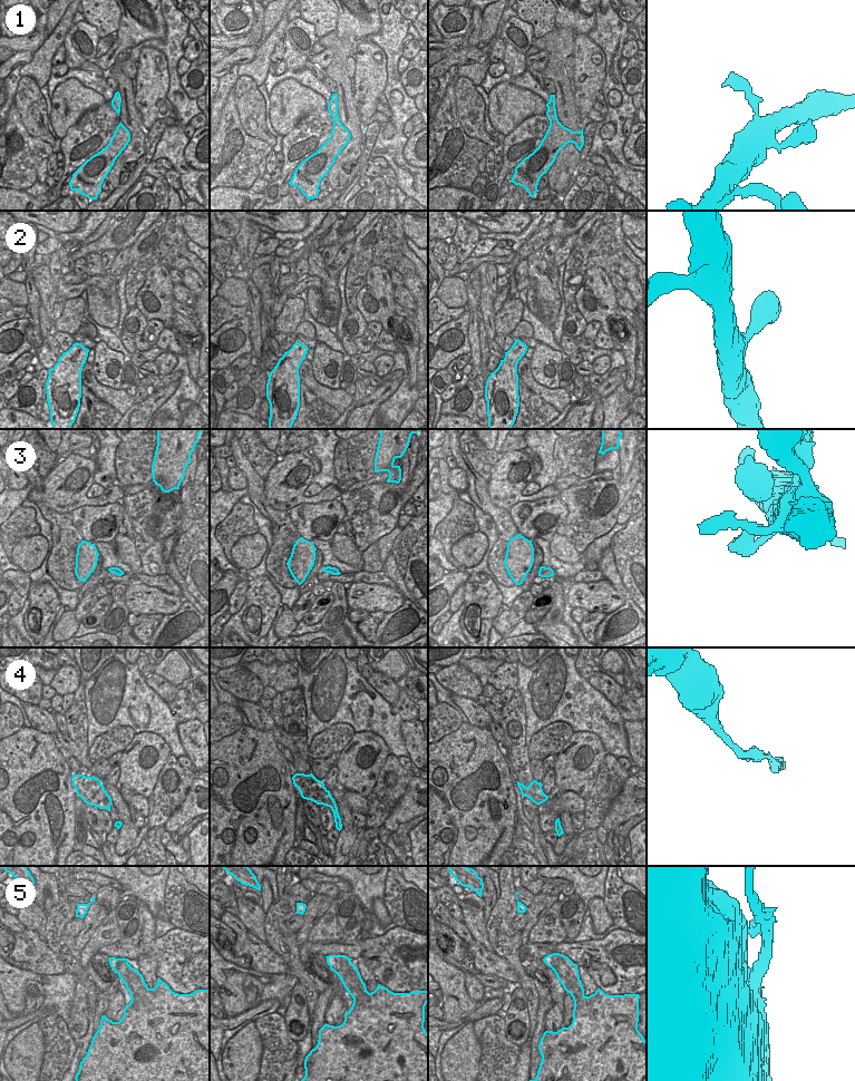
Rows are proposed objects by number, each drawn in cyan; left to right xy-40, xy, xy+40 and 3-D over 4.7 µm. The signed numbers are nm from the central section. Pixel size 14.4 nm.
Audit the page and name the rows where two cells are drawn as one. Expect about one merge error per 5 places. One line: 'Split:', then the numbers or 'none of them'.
Split: 5

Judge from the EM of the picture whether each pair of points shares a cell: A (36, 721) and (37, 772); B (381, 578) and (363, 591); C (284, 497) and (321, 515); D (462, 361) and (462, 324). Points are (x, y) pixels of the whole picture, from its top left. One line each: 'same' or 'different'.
A: different
B: different
C: different
D: different

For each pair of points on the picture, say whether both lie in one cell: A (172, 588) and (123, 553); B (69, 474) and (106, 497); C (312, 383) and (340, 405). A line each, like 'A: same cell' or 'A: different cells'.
A: different cells
B: same cell
C: same cell

